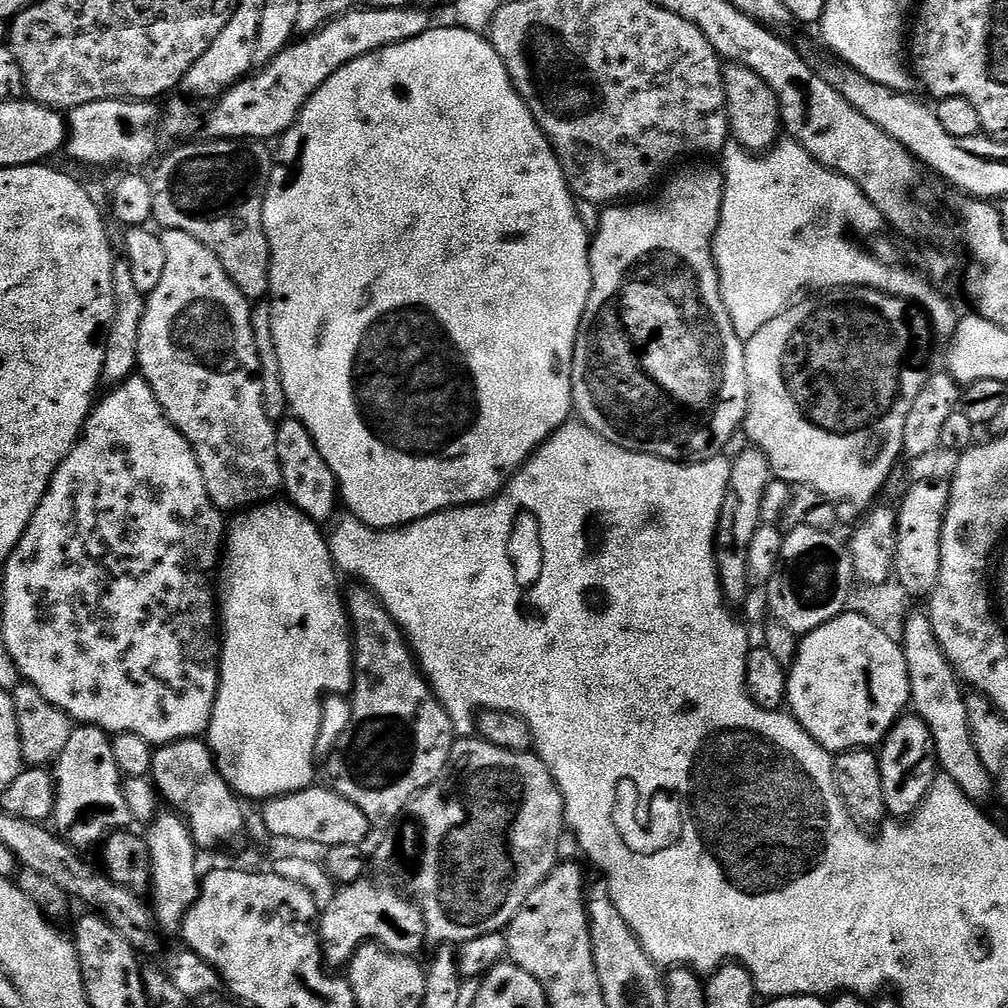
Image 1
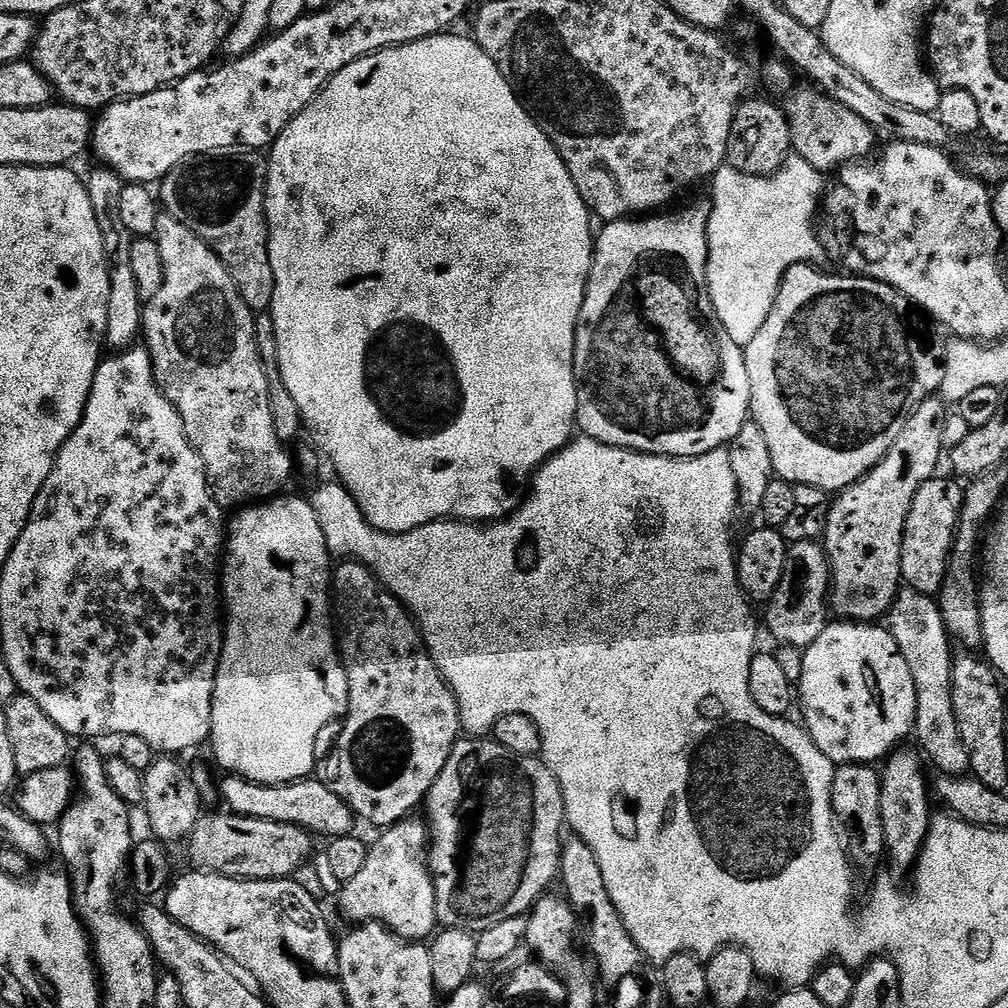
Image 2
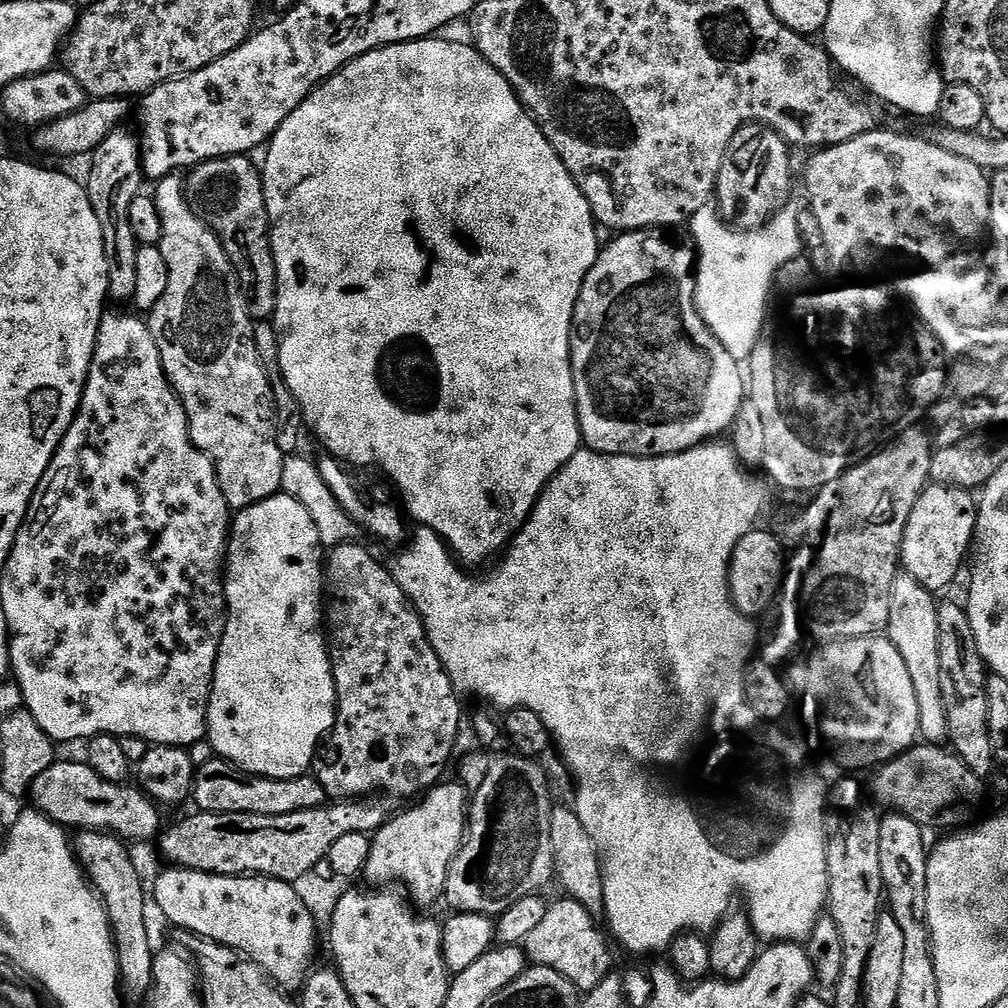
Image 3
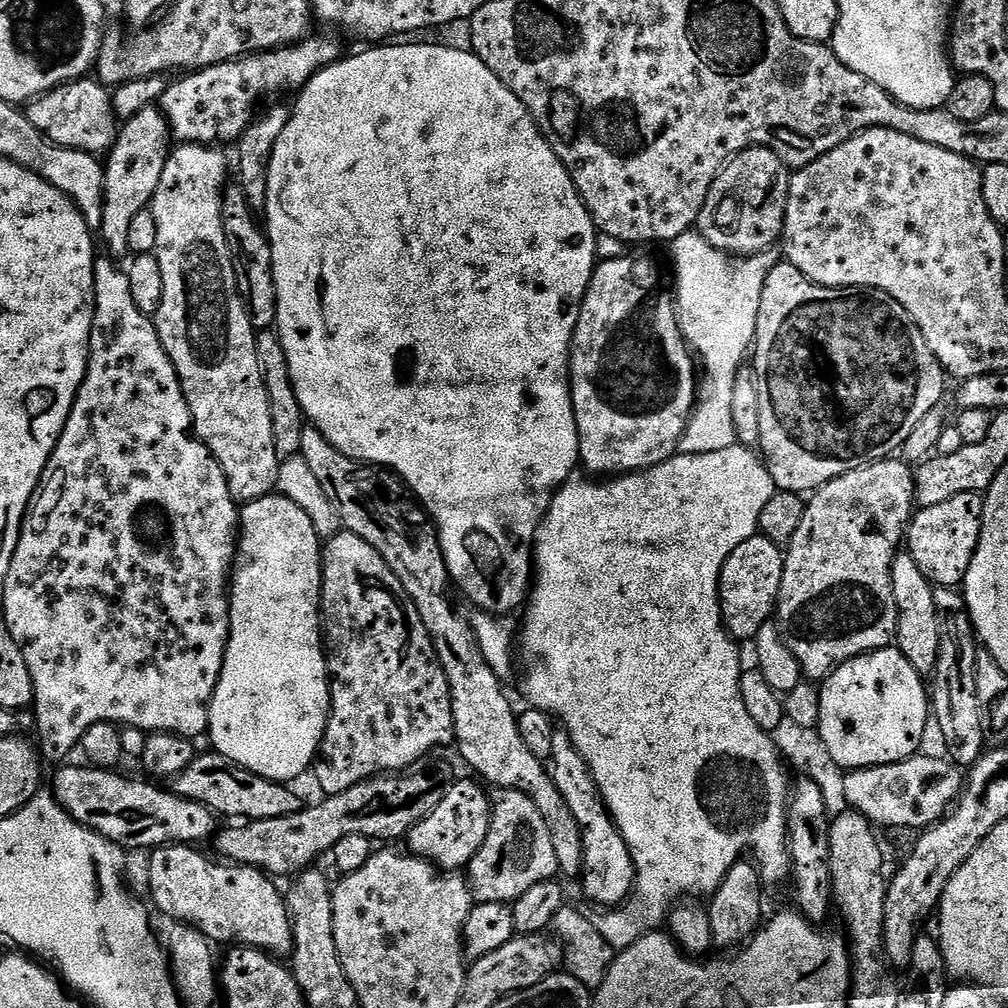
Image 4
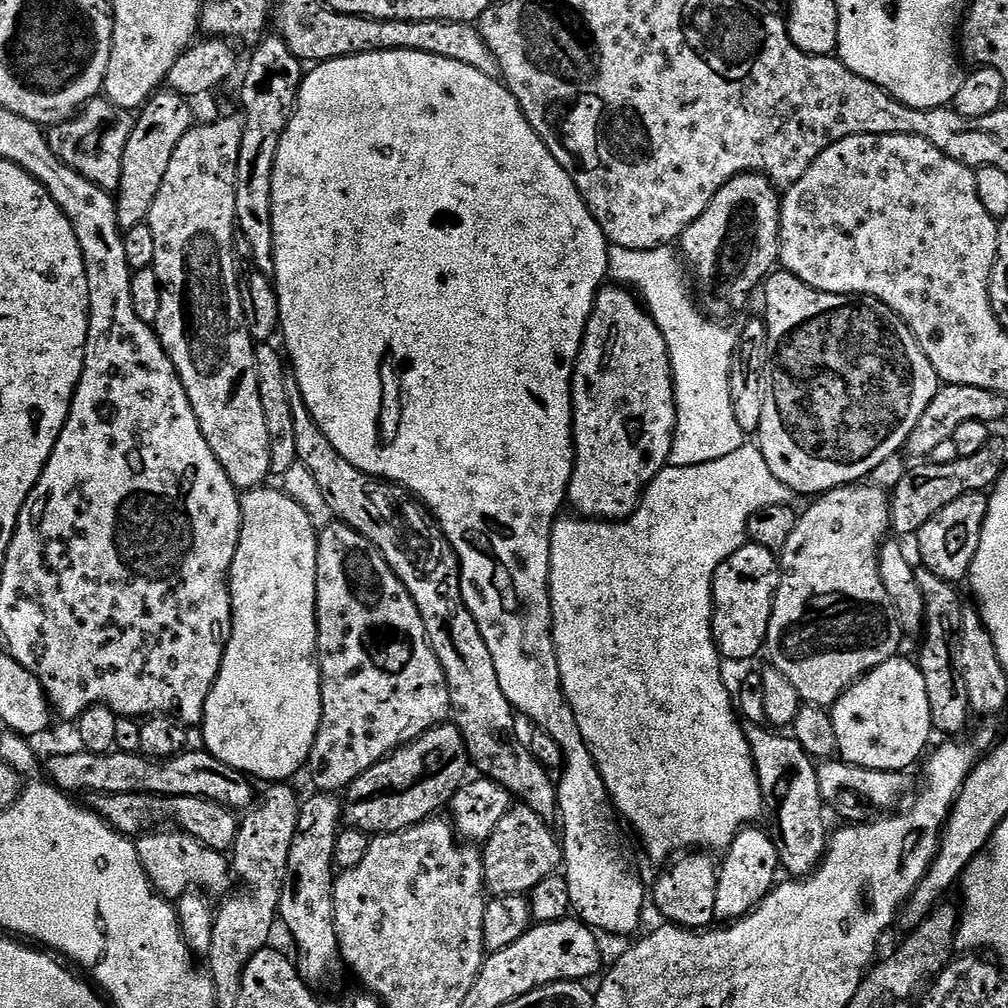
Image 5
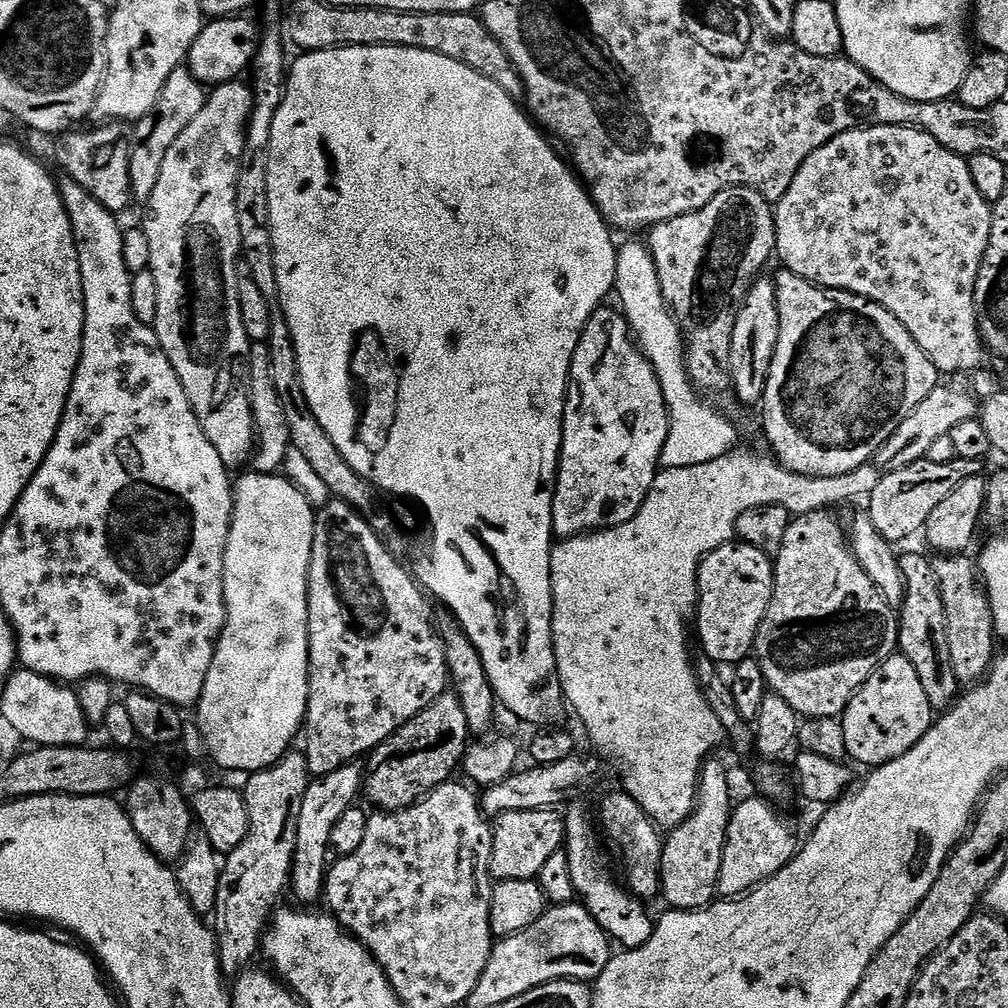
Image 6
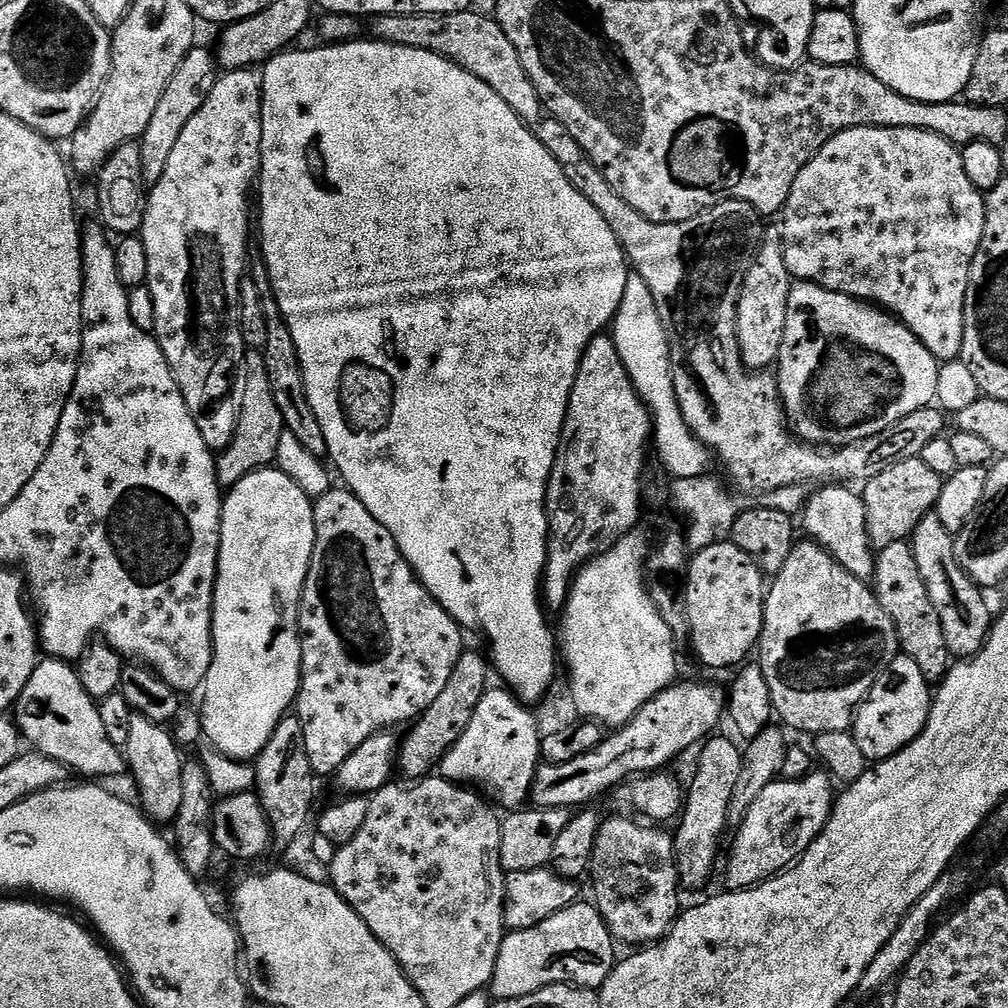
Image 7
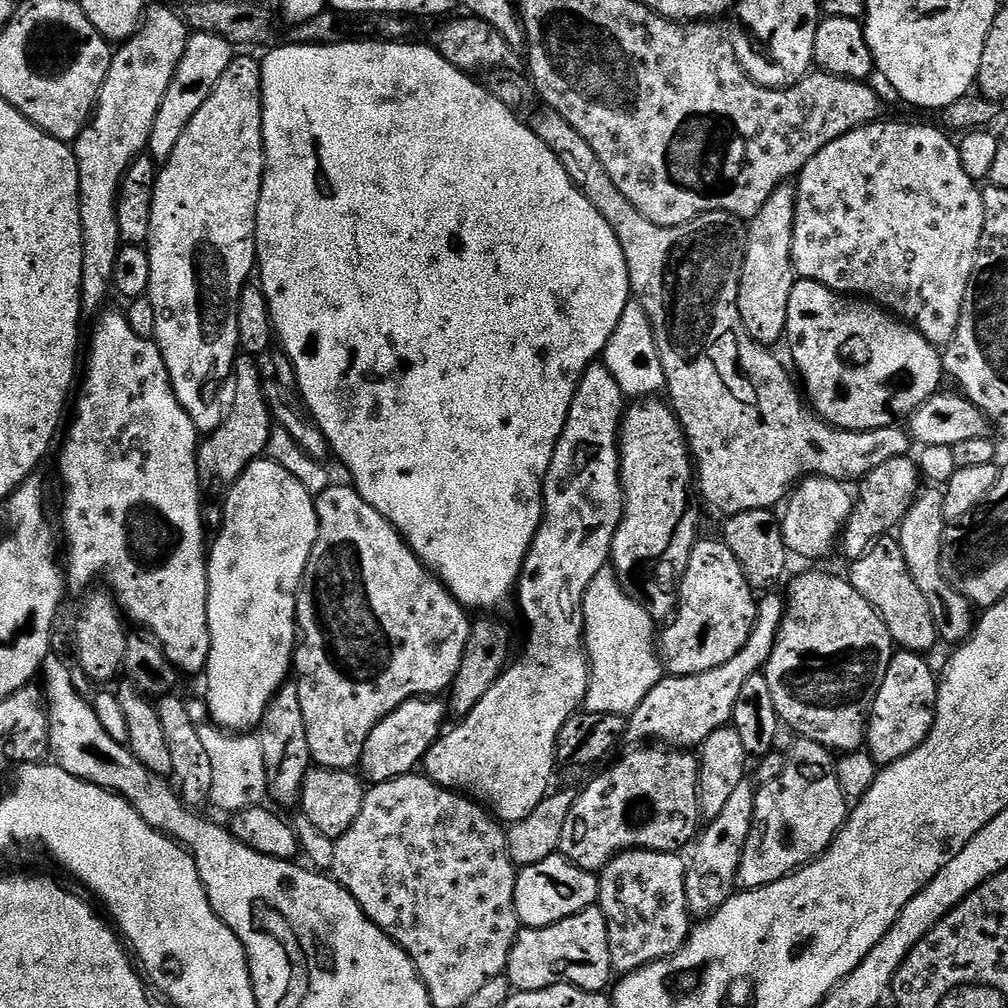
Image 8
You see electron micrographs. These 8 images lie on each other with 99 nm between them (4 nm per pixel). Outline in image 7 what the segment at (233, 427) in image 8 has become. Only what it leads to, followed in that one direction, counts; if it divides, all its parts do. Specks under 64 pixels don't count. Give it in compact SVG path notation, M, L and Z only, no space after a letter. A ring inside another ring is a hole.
M248 350L244 354L242 380L244 385L238 395L238 411L234 438L216 456L216 477L221 489L234 487L242 478L259 468L266 468L276 463L278 441L286 431L282 413L278 411L278 402L274 402L274 390L270 390L270 377L266 374L264 353L260 350Z

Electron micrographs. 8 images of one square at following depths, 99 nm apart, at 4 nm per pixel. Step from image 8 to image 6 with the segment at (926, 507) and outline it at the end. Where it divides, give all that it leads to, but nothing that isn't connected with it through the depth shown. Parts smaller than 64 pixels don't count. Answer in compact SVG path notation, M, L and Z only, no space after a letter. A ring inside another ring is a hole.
M964 554L959 556L941 555L932 560L932 569L938 578L938 590L942 590L942 606L946 606L946 643L950 646L950 662L954 665L954 674L958 674L961 685L975 686L983 681L992 668L992 662L998 655L998 649L996 649L998 637L988 590L984 586L977 565L973 561L971 564L967 560L968 558Z

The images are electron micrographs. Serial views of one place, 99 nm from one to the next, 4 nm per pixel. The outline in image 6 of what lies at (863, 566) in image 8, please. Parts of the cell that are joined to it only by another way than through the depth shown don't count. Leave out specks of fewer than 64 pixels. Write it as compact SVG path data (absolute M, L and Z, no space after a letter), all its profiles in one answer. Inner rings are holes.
M920 552L903 553L900 556L900 569L904 575L904 600L898 609L900 621L899 655L905 656L914 666L918 674L918 682L922 682L922 690L926 693L926 702L930 702L933 713L943 714L960 699L962 685L958 674L954 674L954 665L950 662L950 646L946 643L946 606L942 606L942 590L938 590L938 578L932 569L932 560Z

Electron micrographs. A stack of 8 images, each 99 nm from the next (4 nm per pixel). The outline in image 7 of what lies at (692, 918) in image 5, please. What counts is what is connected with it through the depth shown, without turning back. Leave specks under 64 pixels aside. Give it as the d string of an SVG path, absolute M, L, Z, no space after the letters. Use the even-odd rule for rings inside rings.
M709 735L703 741L699 749L700 761L696 764L692 785L687 785L684 807L675 825L676 869L685 889L700 888L711 878L712 871L716 868L716 855L720 852L720 835L723 834L724 827L729 827L730 824L730 796L741 773L743 751L740 744L735 744L737 741L731 735L720 735Z

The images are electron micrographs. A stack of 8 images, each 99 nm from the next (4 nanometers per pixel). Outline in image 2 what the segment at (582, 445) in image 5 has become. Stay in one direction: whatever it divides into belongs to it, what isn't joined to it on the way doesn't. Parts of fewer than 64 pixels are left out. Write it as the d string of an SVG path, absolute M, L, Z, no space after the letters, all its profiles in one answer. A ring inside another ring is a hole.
M696 204L681 212L665 211L663 214L648 214L643 218L614 220L599 229L594 240L592 272L588 275L588 289L580 317L576 323L576 349L574 350L574 370L578 386L578 410L576 423L583 435L609 444L615 448L628 448L632 452L645 452L651 456L677 456L690 458L713 452L731 444L732 440L750 420L750 374L746 374L744 348L726 334L722 322L712 305L708 293L708 213L709 205Z

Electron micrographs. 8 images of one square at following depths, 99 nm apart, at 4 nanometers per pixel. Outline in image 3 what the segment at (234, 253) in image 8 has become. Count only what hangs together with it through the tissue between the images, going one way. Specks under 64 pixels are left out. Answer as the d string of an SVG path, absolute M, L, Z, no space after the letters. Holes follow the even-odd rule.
M173 174L155 185L154 199L162 218L162 238L158 247L162 250L162 258L166 258L170 282L166 294L162 294L162 302L154 306L146 323L154 334L166 378L186 410L192 444L212 460L229 509L239 510L275 496L283 489L285 455L278 450L276 441L272 382L264 372L264 364L256 349L256 329L248 315L237 269L223 242L204 225L192 207L186 195L185 181L183 184L180 178Z

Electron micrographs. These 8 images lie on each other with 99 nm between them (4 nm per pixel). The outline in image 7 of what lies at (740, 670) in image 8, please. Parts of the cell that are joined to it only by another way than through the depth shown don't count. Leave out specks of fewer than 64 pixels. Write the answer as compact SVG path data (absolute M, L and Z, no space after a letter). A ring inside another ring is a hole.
M683 682L671 684L650 698L628 724L619 725L613 736L612 733L605 735L604 741L594 746L594 750L586 750L586 754L578 754L578 758L570 758L570 762L541 763L532 783L531 803L538 808L569 810L591 805L588 804L591 800L606 795L611 788L619 789L633 778L667 769L671 760L678 759L692 747L695 749L705 737L715 733L720 719L723 721L725 716L726 692L723 687Z

